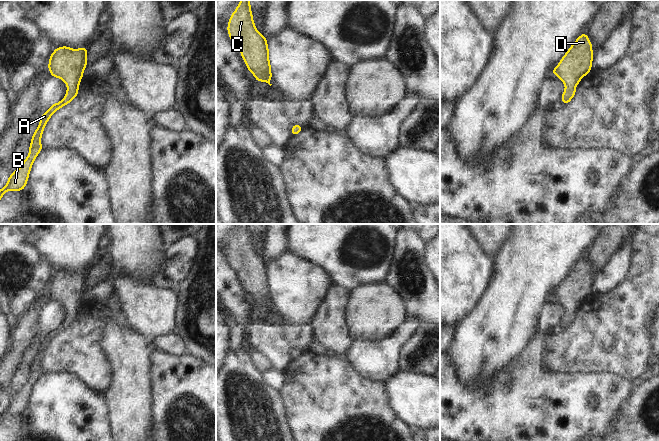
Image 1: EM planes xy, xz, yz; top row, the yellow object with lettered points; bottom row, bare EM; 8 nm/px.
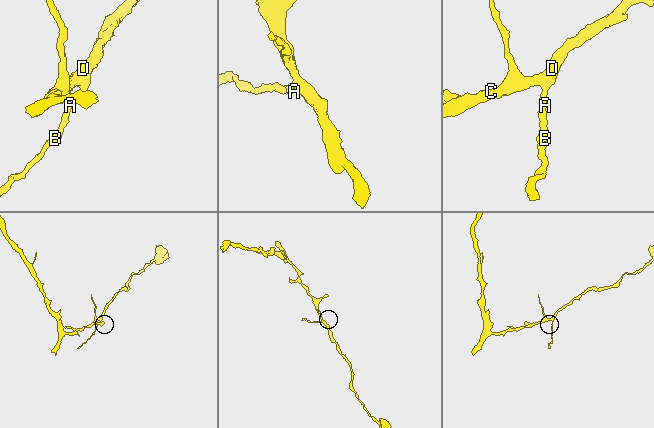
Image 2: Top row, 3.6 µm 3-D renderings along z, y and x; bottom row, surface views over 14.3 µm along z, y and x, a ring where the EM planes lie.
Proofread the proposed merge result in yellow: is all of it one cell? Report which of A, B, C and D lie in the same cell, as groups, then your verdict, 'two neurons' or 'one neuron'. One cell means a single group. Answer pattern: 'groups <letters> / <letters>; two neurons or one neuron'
groups A B C D; one neuron

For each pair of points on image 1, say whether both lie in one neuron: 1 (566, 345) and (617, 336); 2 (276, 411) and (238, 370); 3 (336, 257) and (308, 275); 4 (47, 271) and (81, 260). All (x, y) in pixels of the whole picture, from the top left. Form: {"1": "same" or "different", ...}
{"1": "same", "2": "same", "3": "different", "4": "different"}

